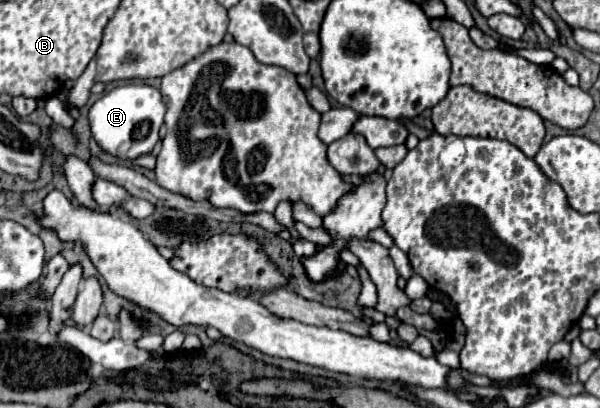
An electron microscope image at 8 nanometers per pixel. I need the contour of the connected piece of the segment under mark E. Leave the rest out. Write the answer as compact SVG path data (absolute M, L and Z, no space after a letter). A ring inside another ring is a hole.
M122 85L98 99L90 109L90 127L96 143L118 159L134 159L150 153L158 141L158 129L164 121L164 101L158 89L150 85Z

